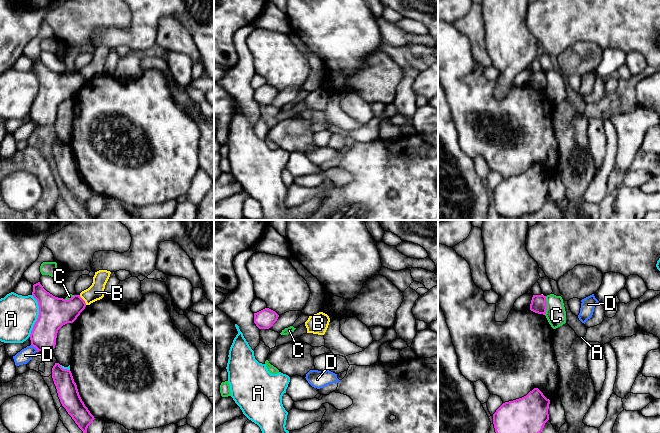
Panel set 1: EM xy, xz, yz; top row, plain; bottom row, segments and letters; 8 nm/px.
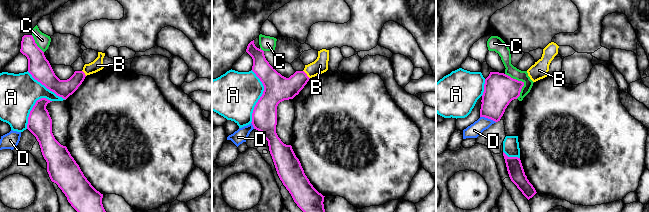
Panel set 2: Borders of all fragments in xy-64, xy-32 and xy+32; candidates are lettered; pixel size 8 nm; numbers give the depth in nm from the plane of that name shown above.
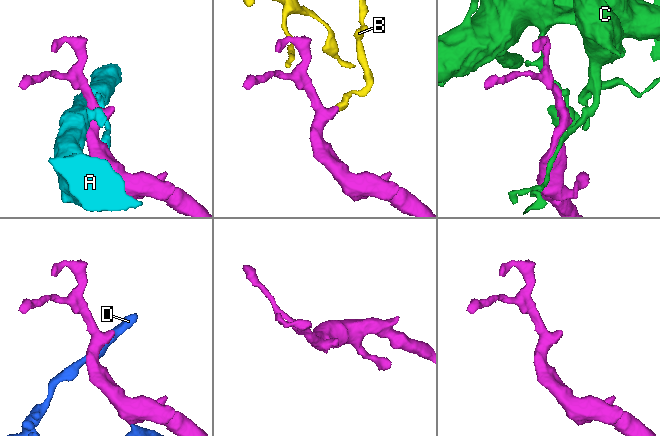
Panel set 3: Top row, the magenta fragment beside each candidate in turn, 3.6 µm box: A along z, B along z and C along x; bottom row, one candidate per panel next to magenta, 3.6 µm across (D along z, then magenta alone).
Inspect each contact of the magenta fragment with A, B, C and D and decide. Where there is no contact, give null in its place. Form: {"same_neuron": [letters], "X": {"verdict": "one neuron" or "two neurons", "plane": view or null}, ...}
{"same_neuron": [], "A": {"verdict": "two neurons", "plane": "xy"}, "B": {"verdict": "two neurons", "plane": "xy"}, "C": {"verdict": "two neurons", "plane": "yz"}, "D": {"verdict": "two neurons", "plane": "xy"}}

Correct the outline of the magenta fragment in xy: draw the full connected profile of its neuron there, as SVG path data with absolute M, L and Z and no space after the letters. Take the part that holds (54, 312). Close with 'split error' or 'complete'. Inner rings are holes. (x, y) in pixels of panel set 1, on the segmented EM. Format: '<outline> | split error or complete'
M40 282L33 285L32 295L38 302L39 315L30 334L31 345L37 352L54 349L58 330L67 323L73 323L85 309L86 303L80 295L74 295L68 300L55 297L47 292Z | complete

